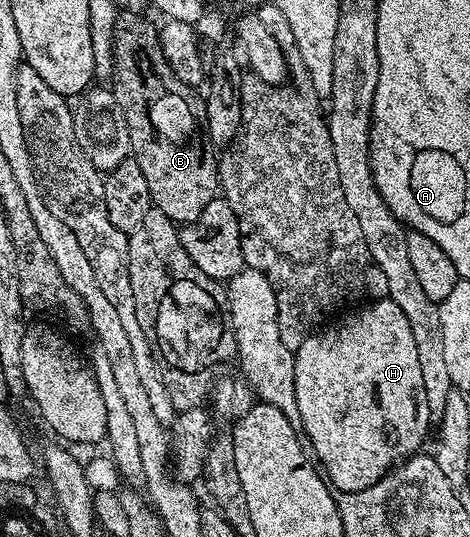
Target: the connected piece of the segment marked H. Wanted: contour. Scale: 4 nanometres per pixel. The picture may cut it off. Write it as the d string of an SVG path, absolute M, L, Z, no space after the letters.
M387 297L373 299L341 314L335 321L313 331L310 337L306 337L306 341L302 341L302 345L294 354L296 357L294 361L294 397L298 401L298 413L302 417L302 425L304 426L302 435L315 462L322 468L327 482L337 492L361 491L374 485L379 479L383 479L389 471L403 463L404 460L412 458L423 448L420 446L423 445L424 438L428 435L428 426L433 426L434 420L430 413L430 405L426 401L426 385L422 385L422 364L418 362L418 345L414 345L414 333L406 321L406 313L402 313L402 309L398 309L398 305L394 305L392 299Z

